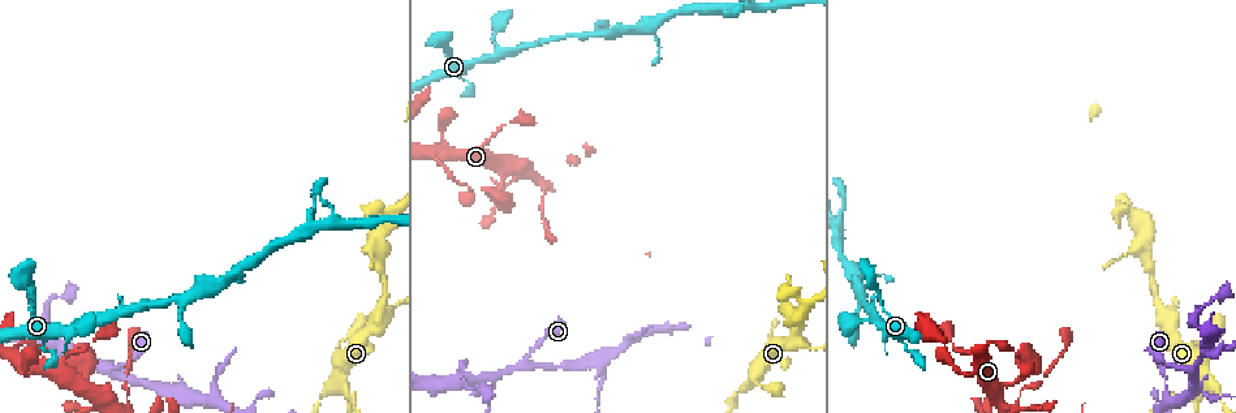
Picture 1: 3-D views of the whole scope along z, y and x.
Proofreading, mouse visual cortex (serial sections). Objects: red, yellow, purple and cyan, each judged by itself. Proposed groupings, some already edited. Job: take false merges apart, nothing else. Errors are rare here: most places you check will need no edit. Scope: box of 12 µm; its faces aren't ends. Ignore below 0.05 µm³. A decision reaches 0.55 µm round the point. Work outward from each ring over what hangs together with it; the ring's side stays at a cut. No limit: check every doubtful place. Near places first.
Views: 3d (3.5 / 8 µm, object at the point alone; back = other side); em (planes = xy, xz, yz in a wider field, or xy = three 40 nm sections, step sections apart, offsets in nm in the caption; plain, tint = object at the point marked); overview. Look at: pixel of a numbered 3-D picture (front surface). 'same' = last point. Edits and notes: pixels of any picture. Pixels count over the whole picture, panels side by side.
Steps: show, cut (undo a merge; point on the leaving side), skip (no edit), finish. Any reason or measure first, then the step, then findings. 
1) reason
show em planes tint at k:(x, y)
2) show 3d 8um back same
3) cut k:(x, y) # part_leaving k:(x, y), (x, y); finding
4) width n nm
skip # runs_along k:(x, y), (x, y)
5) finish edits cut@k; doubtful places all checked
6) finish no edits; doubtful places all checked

sharp bend
show 3d 8um at 1:(110, 374)

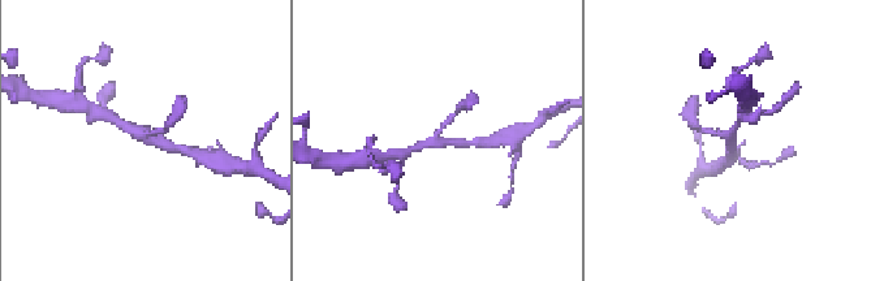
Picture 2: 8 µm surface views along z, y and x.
arms 3; arm_widths 200, 200, 250 nm; shape alone is not enough
show em xy step 3 tint at 2:(435, 141)

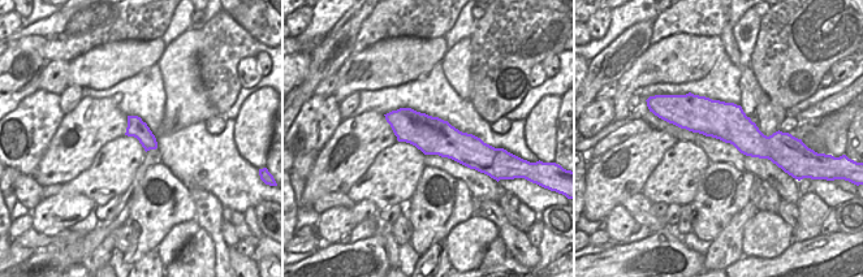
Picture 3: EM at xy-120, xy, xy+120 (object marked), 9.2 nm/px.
skip # runs_along 2:(457, 112), (436, 139), (405, 151); all the same cell

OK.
two arms in line, one across
show 3d 3.5um at 1:(1204, 350)

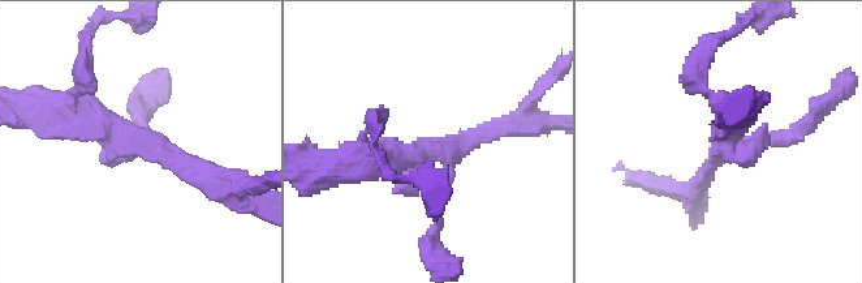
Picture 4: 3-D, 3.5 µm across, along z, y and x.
shape alone is not enough
show em xy step 5 tint at 4:(444, 148)

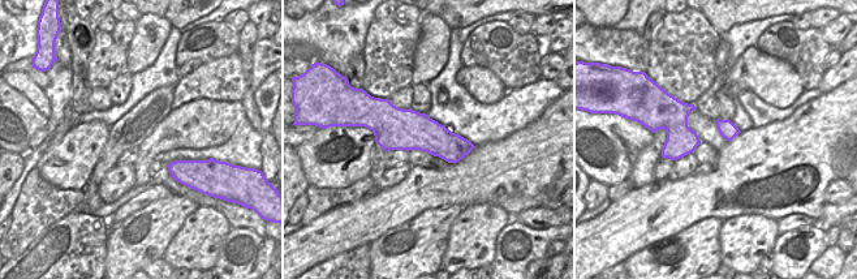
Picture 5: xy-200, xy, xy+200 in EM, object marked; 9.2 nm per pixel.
skip # runs_along 4:(224, 187), (80, 114); all the same cell

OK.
sharp bend
show 3d 3.5um back at 1:(600, 372)

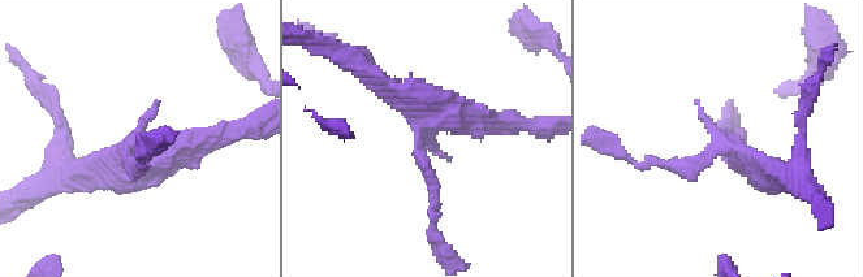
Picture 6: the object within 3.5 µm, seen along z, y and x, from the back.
skip # one cell here

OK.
show em xy step 2 tint at 1:(177, 301)

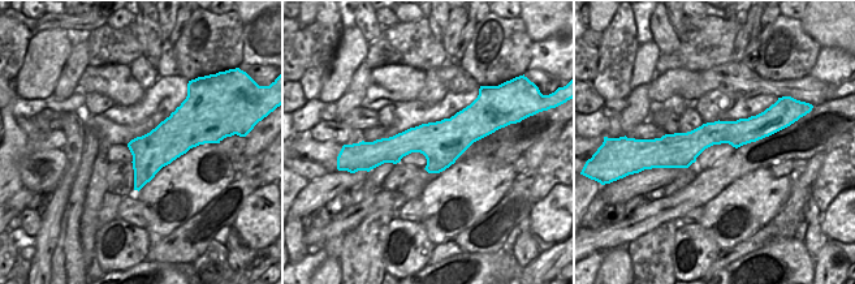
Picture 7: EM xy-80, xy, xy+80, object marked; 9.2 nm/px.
see where the arms go
show 3d 3.5um same

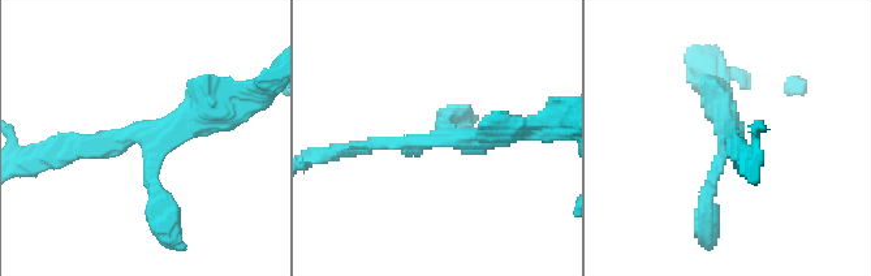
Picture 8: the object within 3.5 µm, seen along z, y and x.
skip # runs_along 8:(57, 158), (221, 106); continuous, no second cell

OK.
finish no edits; doubtful places all checked

